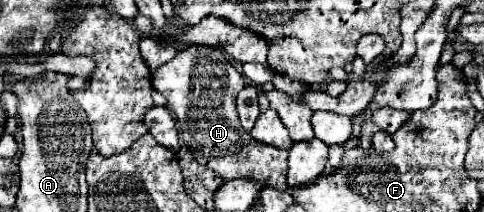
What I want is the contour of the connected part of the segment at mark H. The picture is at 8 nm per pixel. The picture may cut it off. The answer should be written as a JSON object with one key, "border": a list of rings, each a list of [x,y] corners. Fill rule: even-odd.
{"border":[[[190,45],[178,51],[172,61],[152,73],[152,85],[166,97],[168,109],[178,121],[182,147],[190,149],[200,165],[220,175],[224,183],[248,179],[264,187],[288,191],[288,151],[264,145],[242,129],[236,113],[236,95],[246,85],[246,79],[220,49]]]}

